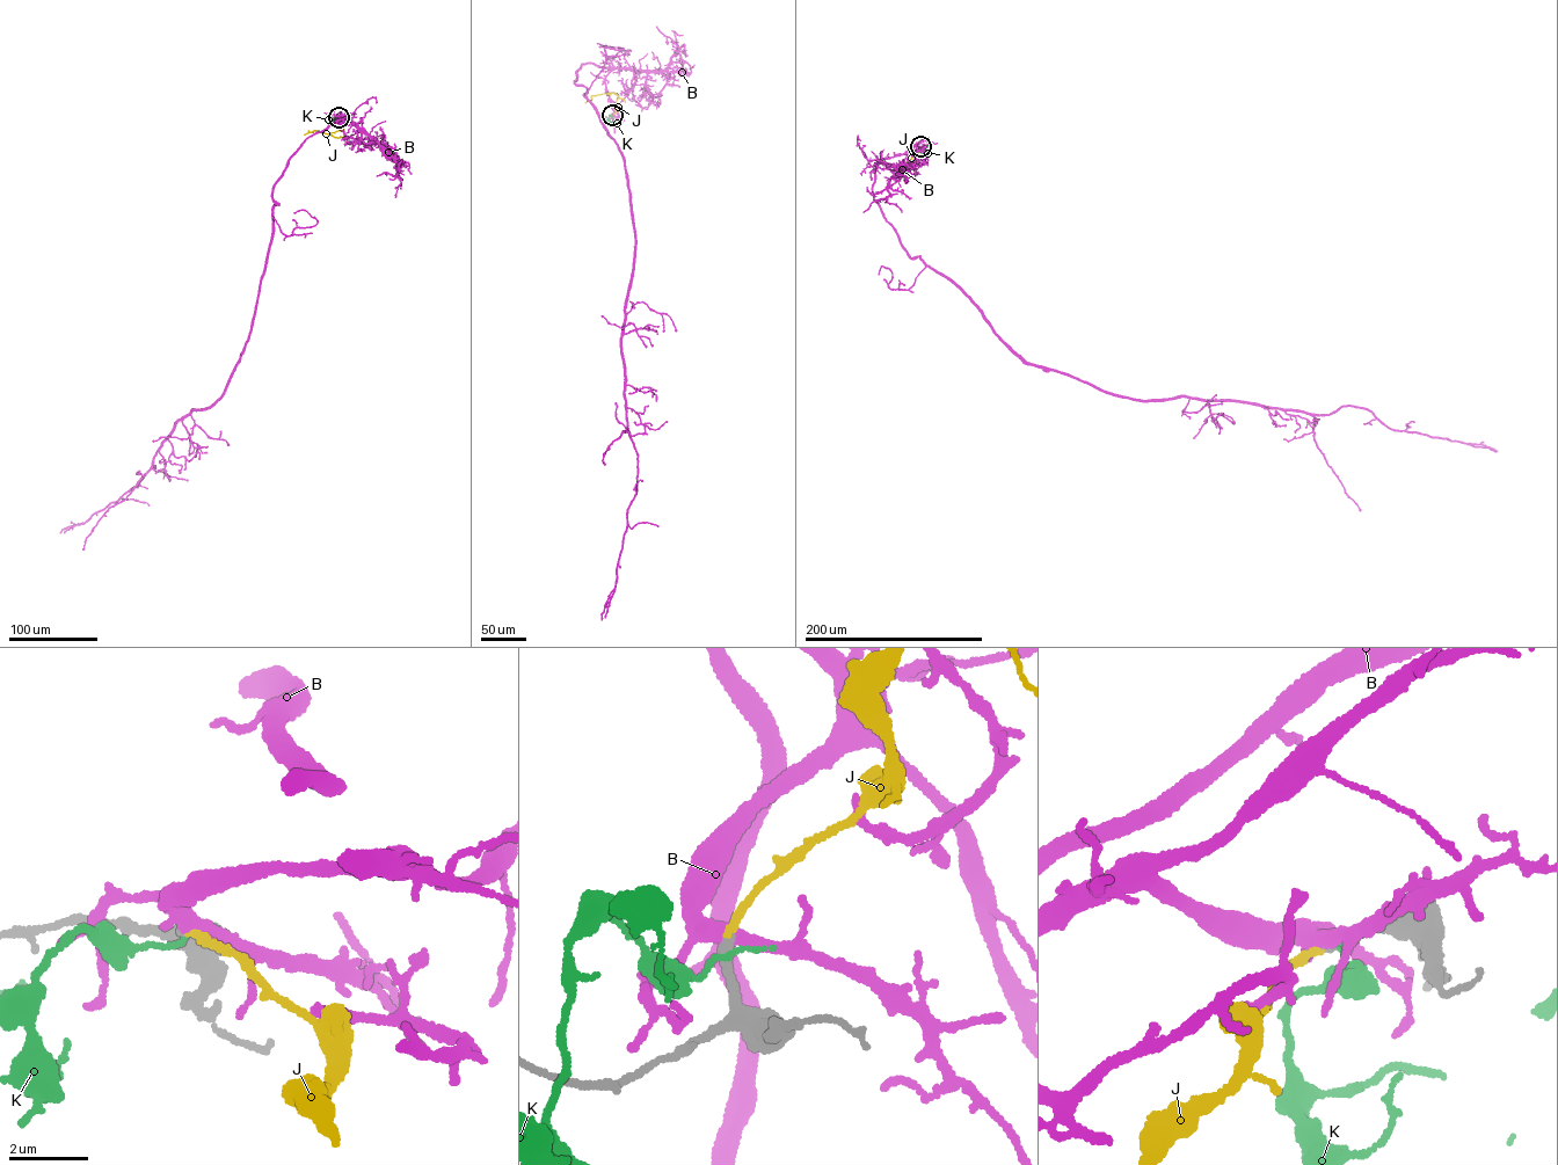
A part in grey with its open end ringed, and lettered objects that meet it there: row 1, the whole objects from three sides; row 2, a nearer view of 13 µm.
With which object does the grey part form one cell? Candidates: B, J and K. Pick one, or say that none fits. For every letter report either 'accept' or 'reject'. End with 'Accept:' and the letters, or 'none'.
B: reject
J: accept
K: reject
Accept: J

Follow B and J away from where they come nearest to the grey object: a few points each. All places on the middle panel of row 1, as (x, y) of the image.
B: (612, 115), (611, 68), (582, 64), (574, 81), (624, 160), (635, 244), (621, 339), (636, 489), (602, 620)
J: (612, 115), (617, 93), (591, 95), (584, 102)

